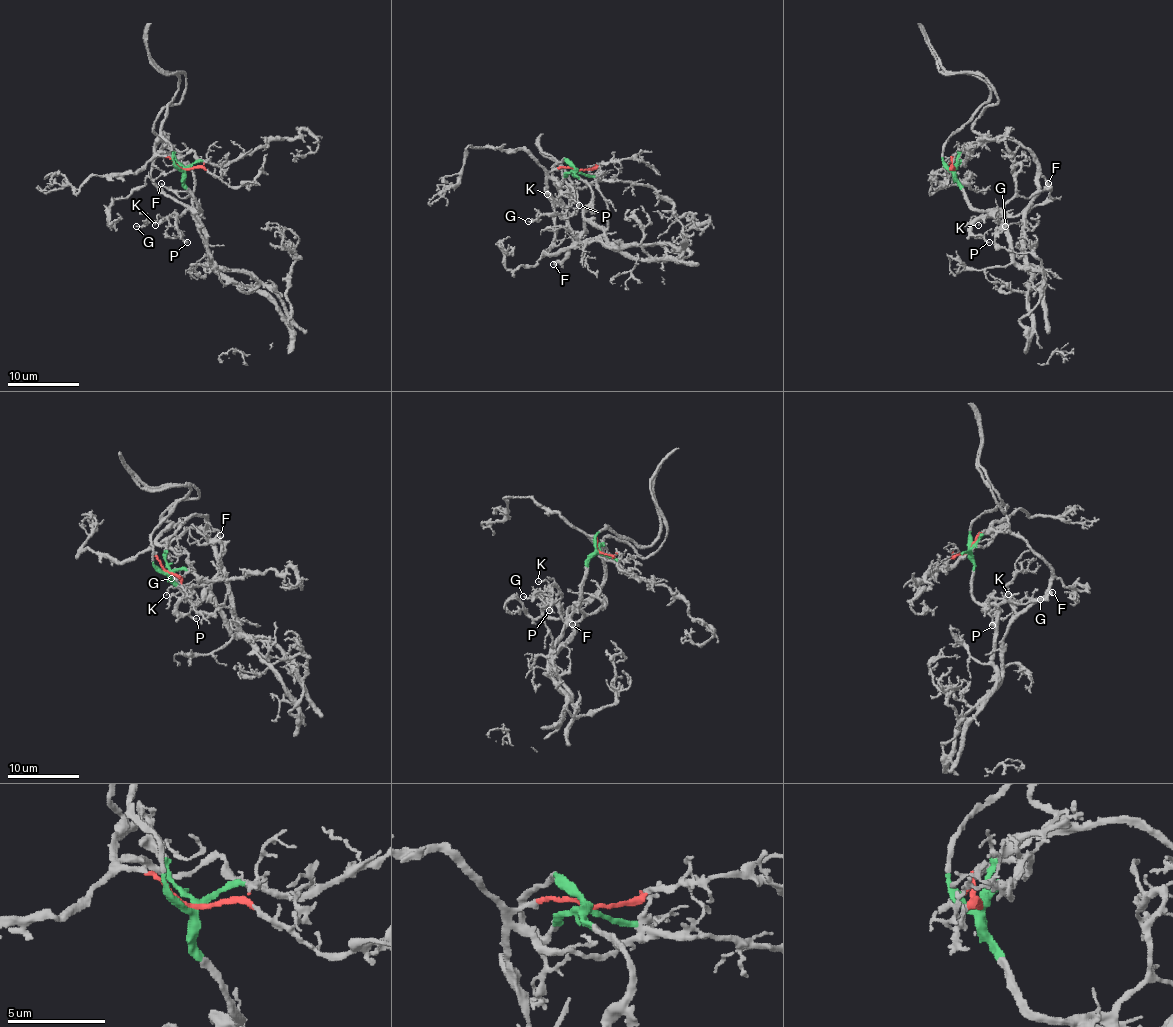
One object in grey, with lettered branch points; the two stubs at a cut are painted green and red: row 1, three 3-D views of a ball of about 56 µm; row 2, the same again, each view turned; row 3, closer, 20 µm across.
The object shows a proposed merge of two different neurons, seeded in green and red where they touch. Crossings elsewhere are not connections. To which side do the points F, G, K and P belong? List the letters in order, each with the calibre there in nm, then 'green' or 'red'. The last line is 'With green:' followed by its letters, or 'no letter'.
F: 200 nm | green
G: 190 nm | red
K: 120 nm | red
P: 240 nm | red
With green: F

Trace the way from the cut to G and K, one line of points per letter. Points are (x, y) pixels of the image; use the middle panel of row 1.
G: (576, 169), (554, 169), (547, 185), (554, 241), (543, 252), (569, 250), (578, 239), (558, 216), (527, 221)
K: (576, 169), (554, 169), (549, 175), (554, 241), (543, 252), (556, 254), (578, 241), (547, 194)

